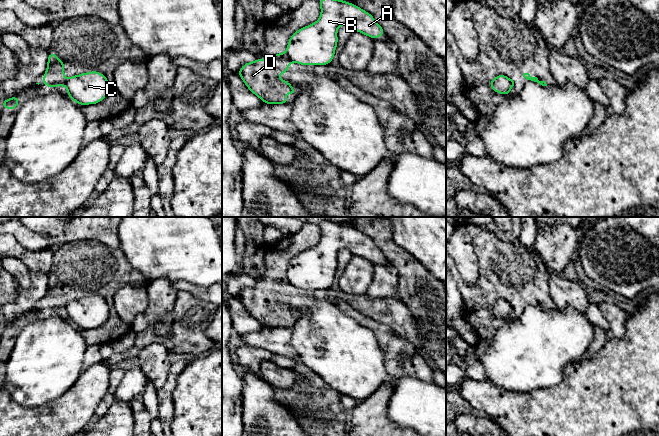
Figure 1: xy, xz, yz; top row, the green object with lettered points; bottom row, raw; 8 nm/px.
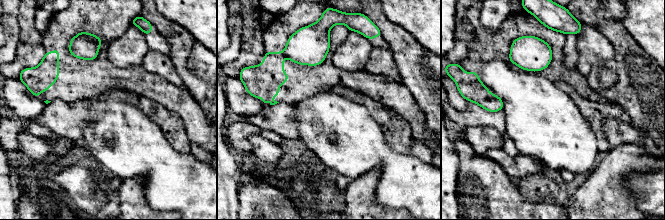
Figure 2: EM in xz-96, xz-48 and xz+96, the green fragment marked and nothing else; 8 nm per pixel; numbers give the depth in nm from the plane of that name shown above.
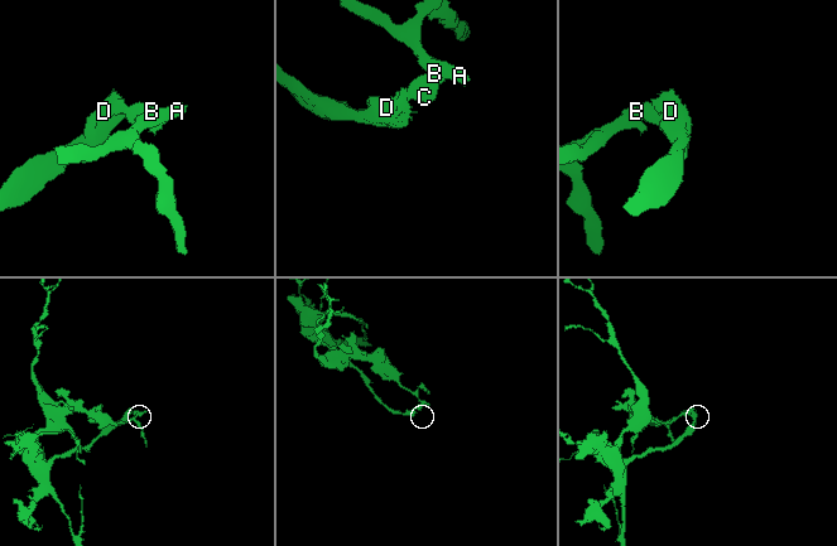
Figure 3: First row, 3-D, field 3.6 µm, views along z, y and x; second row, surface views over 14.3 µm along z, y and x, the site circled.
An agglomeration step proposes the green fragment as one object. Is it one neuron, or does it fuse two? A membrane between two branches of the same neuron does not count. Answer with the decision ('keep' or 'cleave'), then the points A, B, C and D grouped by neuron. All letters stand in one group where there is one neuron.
cleave; A B C / D

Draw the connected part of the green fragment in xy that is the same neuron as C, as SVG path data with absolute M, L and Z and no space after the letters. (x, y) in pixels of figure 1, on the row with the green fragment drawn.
M97 71L70 77L65 86L67 95L80 105L101 102L110 90L107 78Z

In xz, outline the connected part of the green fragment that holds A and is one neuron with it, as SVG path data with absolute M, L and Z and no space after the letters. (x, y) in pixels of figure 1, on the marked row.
M319 0L321 15L315 23L296 31L287 45L287 54L301 65L327 65L338 43L337 29L348 25L373 39L385 35L373 16L343 0Z

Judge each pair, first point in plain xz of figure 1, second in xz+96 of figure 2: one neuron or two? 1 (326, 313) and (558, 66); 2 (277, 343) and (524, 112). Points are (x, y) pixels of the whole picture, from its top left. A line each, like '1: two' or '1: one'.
1: two
2: two

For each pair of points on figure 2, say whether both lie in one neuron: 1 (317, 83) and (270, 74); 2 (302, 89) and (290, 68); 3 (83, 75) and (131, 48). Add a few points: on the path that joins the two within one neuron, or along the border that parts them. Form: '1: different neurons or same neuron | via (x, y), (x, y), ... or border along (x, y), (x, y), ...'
1: same neuron | via (305, 81), (282, 80)
2: same neuron | via (297, 84), (290, 77), (290, 73)
3: different neurons | border along (105, 46), (107, 58), (113, 64), (132, 66)

